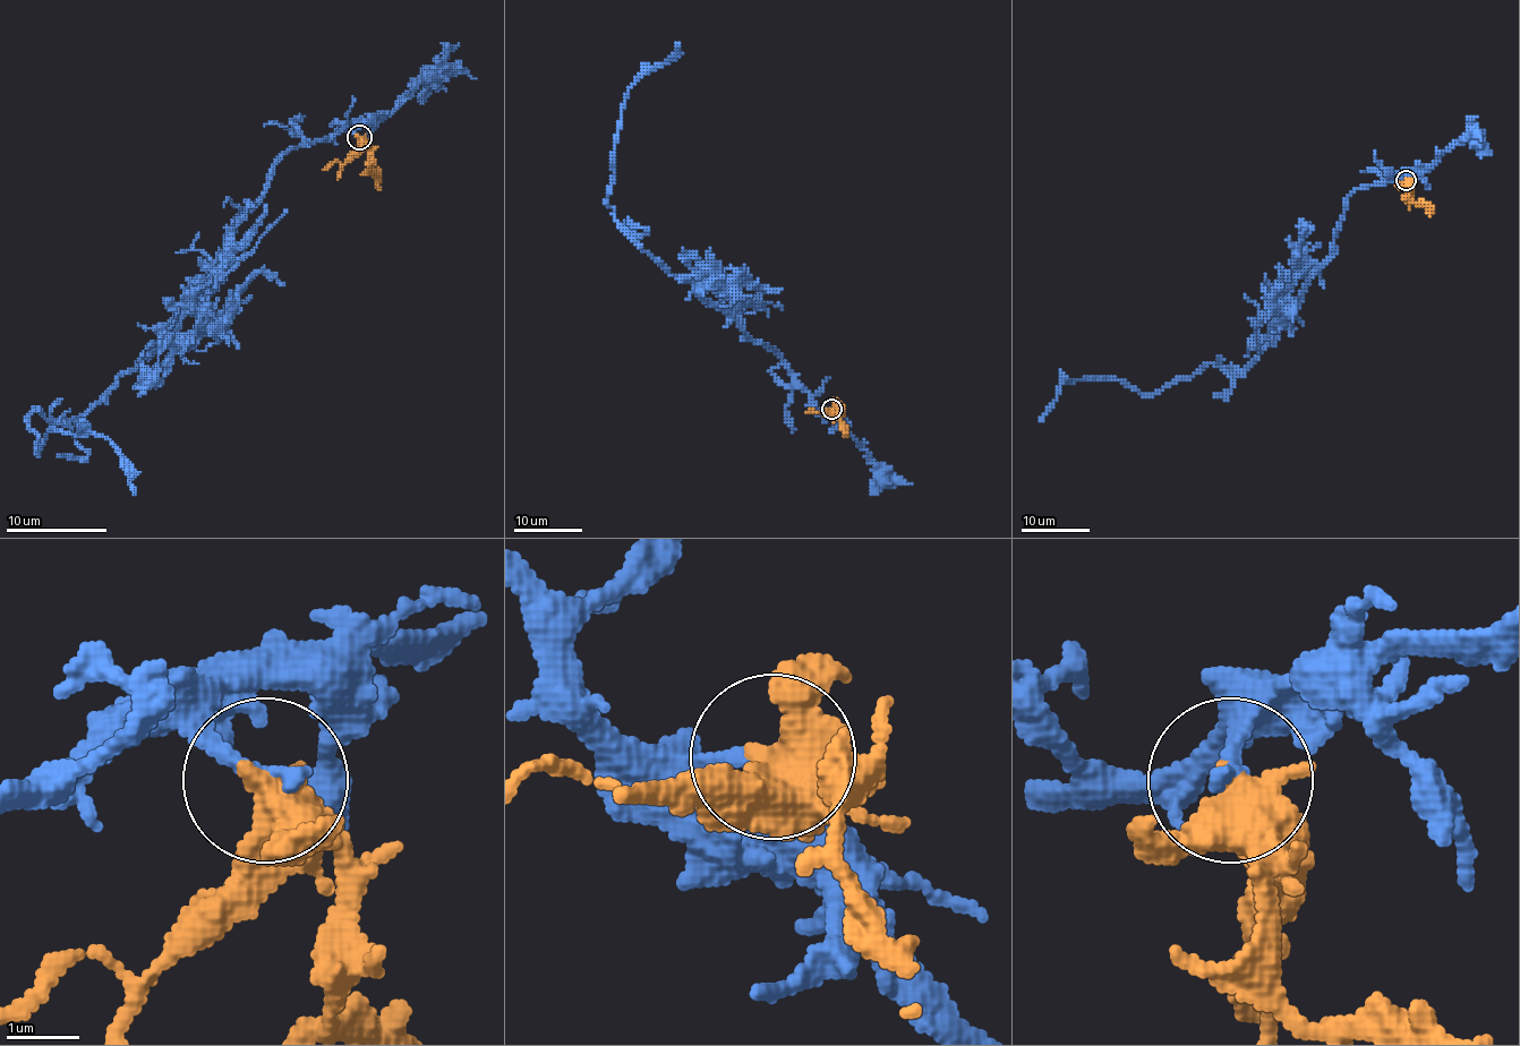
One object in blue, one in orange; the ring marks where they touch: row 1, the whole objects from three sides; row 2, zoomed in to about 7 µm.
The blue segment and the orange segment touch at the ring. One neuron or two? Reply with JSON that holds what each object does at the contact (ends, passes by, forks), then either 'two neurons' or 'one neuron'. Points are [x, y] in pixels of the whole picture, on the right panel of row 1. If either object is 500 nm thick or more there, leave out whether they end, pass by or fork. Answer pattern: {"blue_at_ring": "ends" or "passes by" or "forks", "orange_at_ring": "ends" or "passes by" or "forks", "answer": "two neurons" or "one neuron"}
{"blue_at_ring": "ends", "orange_at_ring": "forks", "answer": "one neuron"}

